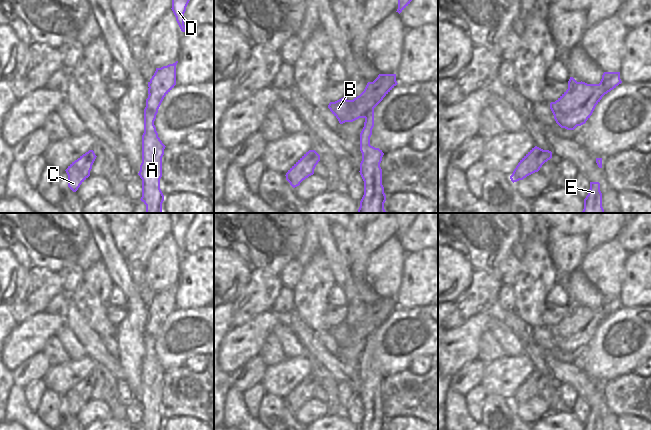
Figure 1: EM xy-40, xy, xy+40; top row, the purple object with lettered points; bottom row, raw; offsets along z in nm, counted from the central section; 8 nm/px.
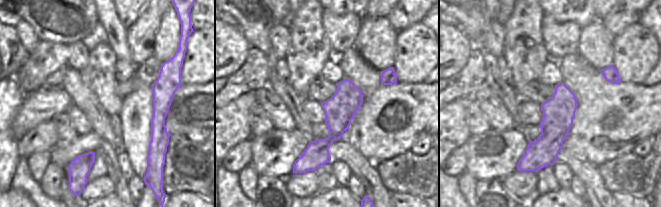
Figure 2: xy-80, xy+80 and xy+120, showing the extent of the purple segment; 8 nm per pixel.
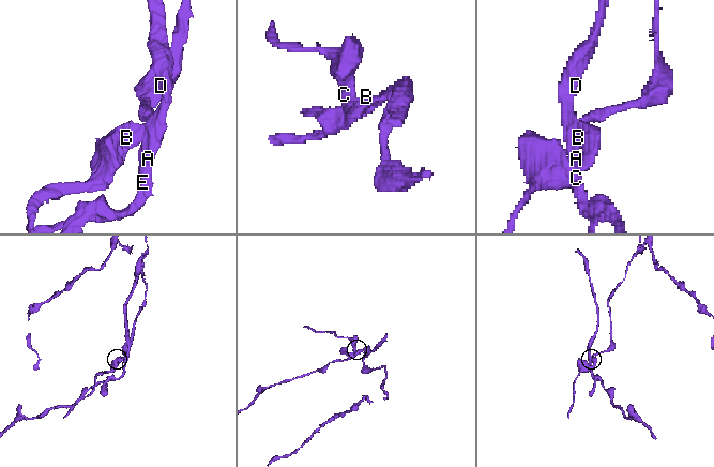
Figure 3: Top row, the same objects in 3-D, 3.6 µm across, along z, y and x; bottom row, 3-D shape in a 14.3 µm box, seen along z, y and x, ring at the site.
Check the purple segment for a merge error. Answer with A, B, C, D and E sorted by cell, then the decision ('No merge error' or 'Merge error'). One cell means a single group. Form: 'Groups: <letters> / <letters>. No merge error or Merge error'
Groups: A D E / B C. Merge error.

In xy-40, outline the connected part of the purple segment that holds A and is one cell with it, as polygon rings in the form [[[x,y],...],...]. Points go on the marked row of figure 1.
[[[178,61],[156,71],[150,79],[149,97],[144,109],[144,133],[142,135],[142,163],[138,175],[142,179],[141,201],[146,205],[146,213],[162,213],[164,195],[160,189],[162,177],[162,157],[165,145],[158,137],[154,121],[164,97],[176,85],[176,65]]]

